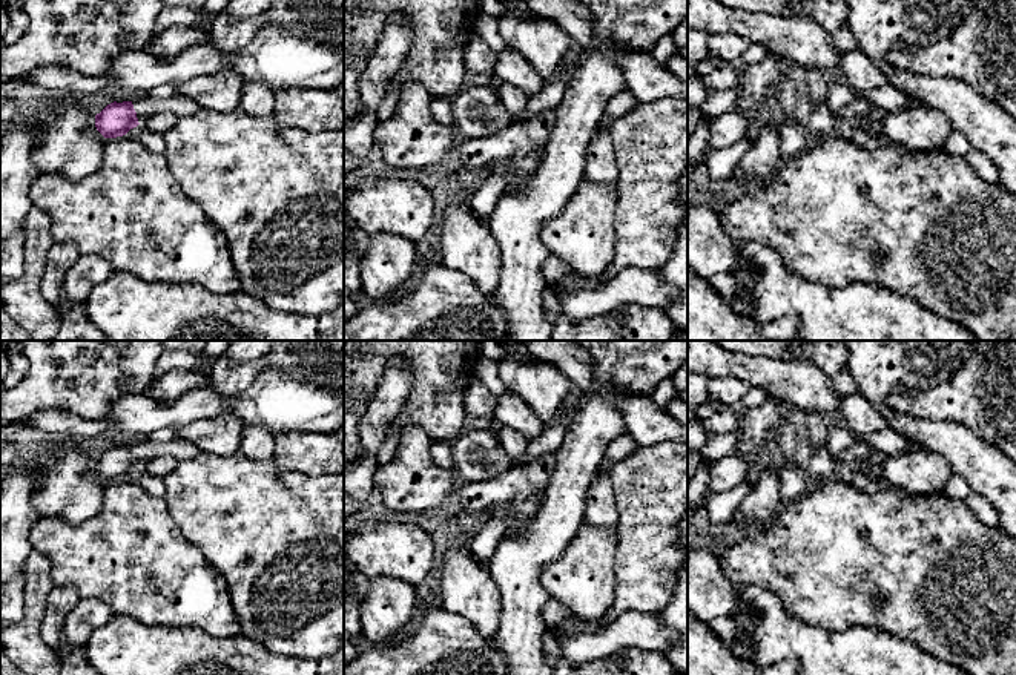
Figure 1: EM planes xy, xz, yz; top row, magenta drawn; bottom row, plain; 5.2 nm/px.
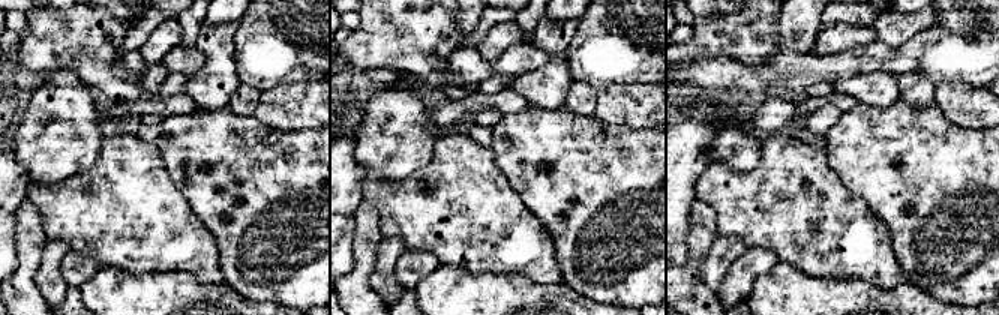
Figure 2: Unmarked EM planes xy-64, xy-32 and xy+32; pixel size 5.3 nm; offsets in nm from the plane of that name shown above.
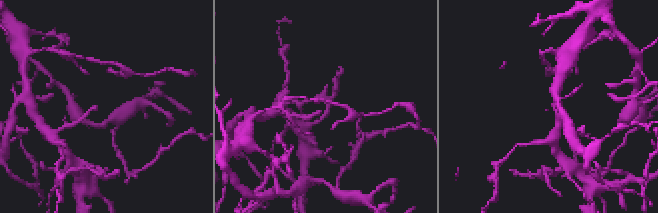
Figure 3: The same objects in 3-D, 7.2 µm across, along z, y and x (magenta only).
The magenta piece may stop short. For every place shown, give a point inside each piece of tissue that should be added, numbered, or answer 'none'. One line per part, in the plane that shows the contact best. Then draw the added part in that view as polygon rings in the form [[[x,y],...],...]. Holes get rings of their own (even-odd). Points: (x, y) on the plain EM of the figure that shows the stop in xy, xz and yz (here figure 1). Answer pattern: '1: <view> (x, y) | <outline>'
1: xy (146, 450) | [[[175,437],[164,443],[143,439],[141,442],[135,442],[132,448],[137,456],[138,466],[164,454],[173,456],[178,462],[190,460],[200,454],[196,445],[181,437]]]

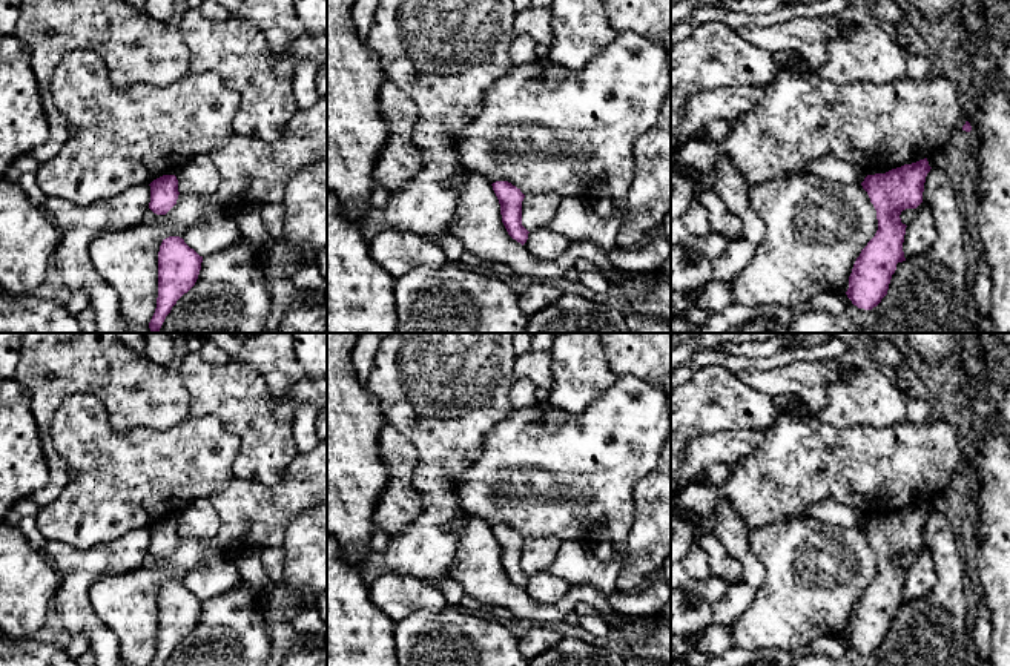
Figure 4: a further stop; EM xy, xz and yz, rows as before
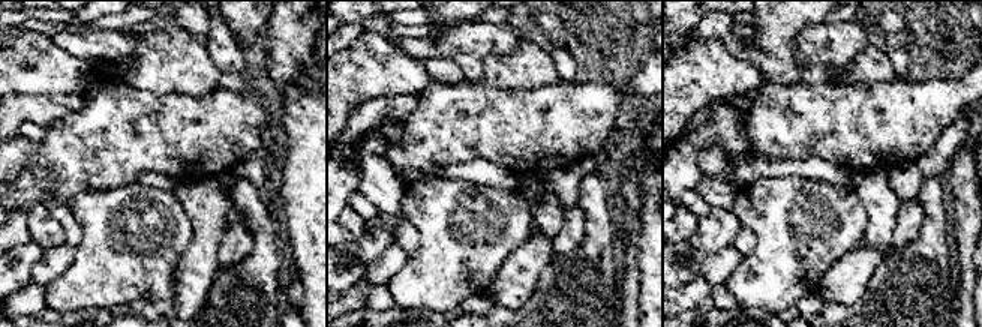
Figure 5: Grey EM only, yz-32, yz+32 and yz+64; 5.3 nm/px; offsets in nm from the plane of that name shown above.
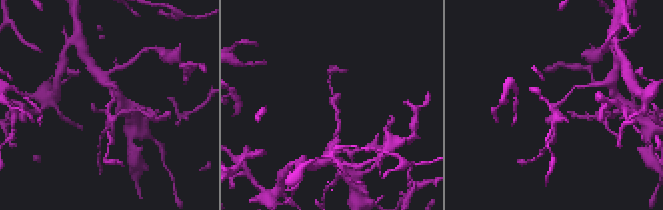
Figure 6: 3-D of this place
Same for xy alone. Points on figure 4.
none

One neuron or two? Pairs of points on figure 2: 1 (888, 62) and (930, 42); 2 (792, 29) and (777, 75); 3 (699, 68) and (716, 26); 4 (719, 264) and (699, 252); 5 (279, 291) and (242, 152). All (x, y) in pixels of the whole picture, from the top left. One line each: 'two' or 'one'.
1: one
2: two
3: two
4: two
5: one

